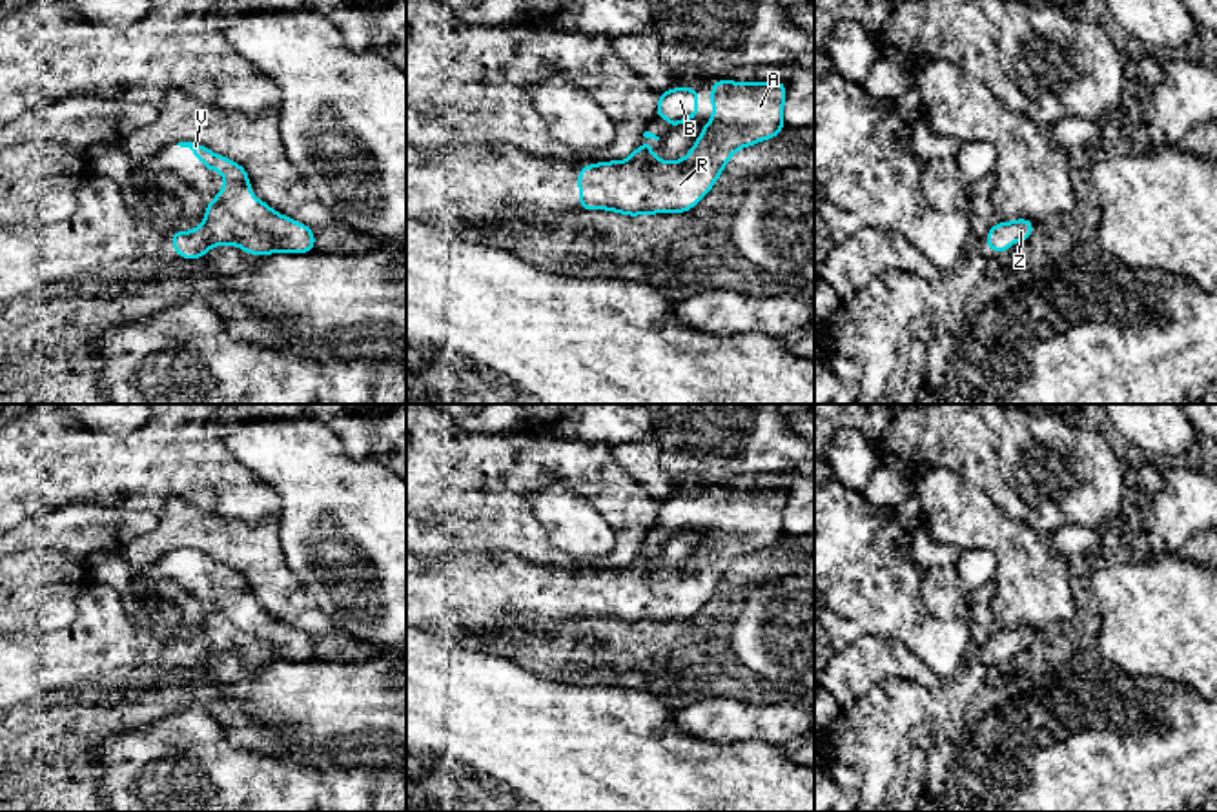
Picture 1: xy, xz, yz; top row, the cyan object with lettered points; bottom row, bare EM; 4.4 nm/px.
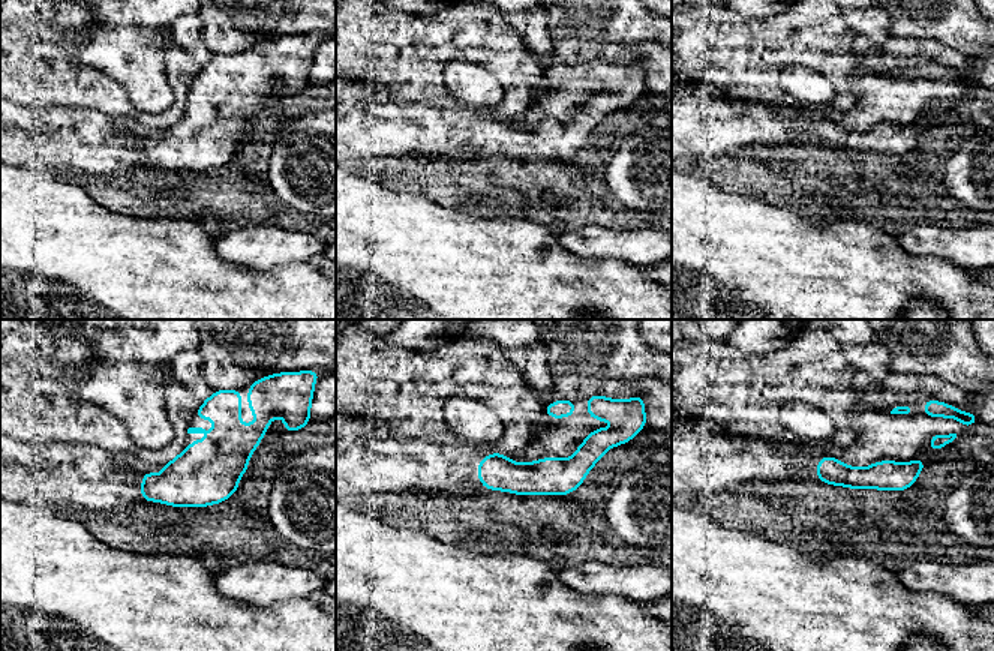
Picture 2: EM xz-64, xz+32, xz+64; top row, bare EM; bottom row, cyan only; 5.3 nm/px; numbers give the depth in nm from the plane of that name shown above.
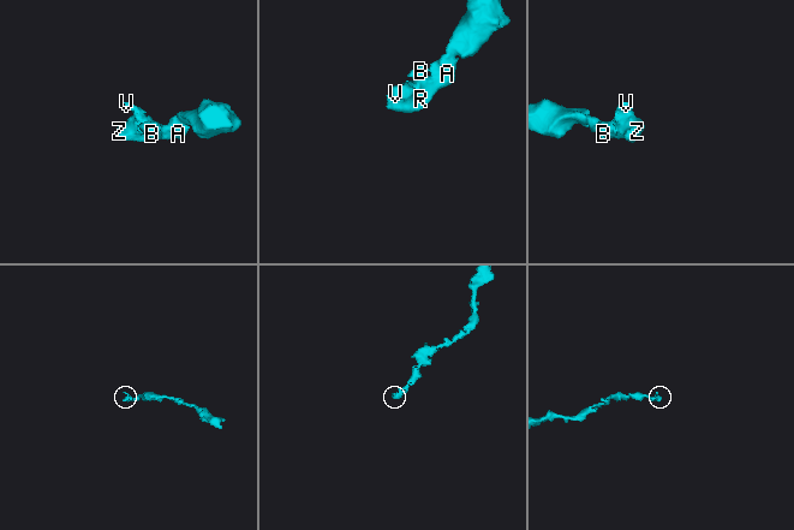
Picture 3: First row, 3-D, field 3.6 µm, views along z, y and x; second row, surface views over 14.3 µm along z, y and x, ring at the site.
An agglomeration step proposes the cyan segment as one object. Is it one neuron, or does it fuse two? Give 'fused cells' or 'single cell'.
single cell

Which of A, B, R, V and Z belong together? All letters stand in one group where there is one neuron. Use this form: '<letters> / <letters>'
A B R V Z

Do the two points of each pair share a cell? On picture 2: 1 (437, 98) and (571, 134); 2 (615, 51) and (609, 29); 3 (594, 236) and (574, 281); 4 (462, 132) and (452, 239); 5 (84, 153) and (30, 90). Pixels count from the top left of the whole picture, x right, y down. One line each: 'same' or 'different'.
1: different
2: different
3: different
4: different
5: different

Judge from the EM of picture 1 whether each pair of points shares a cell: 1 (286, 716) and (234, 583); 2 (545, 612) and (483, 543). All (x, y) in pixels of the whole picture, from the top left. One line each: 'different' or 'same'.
1: different
2: different

